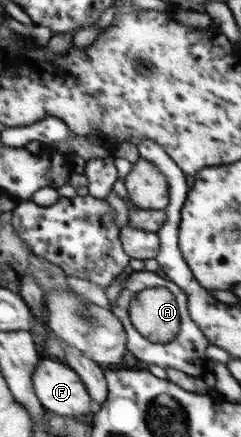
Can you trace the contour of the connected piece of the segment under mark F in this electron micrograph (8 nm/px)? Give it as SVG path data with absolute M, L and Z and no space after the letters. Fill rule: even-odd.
M40 357L33 376L35 393L49 413L81 417L95 413L99 405L91 399L86 384L70 364Z

